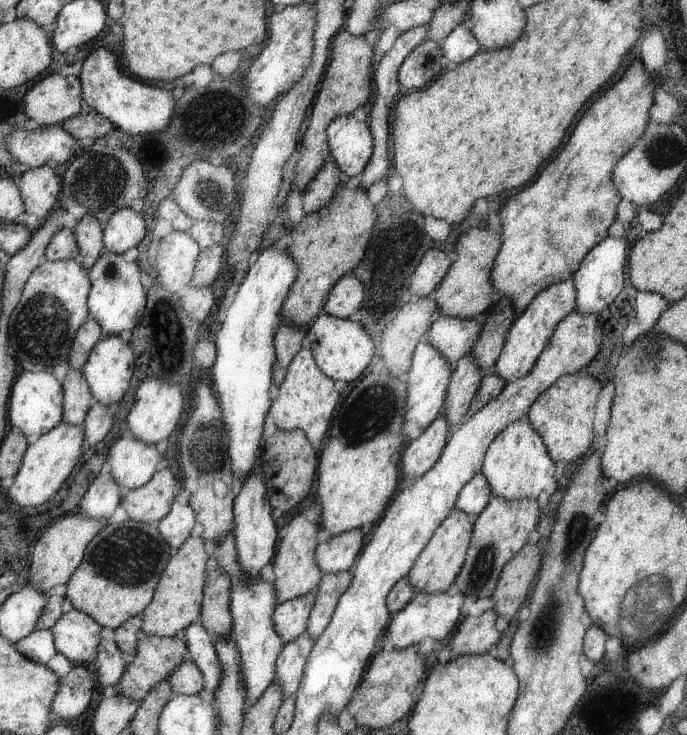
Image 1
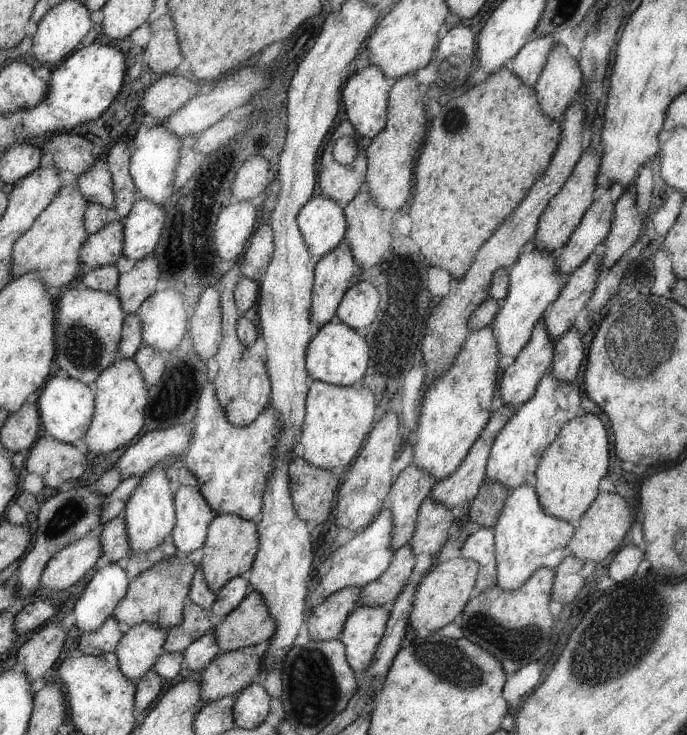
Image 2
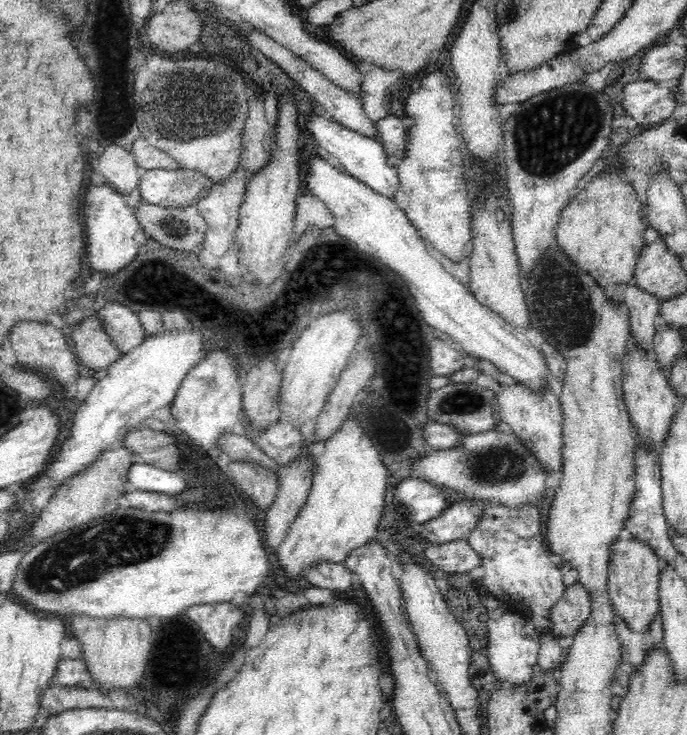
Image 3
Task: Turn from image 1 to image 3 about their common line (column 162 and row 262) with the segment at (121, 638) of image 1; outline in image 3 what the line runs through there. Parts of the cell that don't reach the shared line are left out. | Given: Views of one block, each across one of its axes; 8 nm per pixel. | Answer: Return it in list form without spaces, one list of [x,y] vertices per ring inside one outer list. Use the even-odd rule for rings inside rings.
[[[612,168],[590,180],[580,194],[568,200],[560,222],[555,227],[555,245],[563,248],[564,255],[578,267],[590,271],[606,292],[615,296],[614,301],[626,302],[631,336],[649,349],[652,347],[656,327],[659,323],[659,298],[641,290],[632,283],[641,251],[646,244],[643,234],[648,224],[640,218],[642,204],[628,180],[620,180],[620,168]]]

